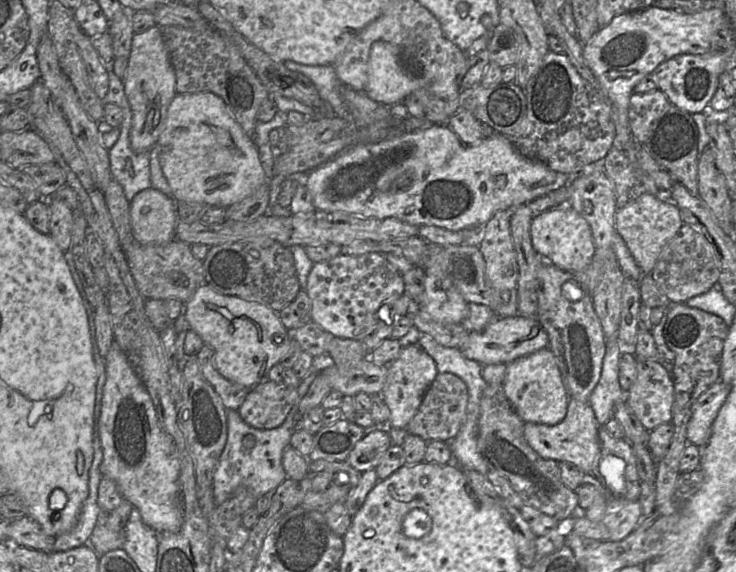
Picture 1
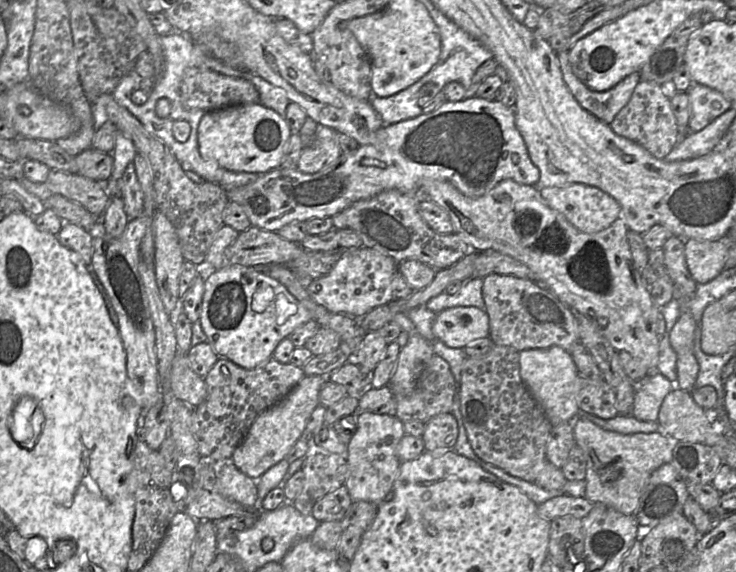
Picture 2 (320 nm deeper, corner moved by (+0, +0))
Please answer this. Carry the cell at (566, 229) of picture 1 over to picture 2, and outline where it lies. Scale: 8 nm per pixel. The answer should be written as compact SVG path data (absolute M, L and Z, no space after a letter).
M575 183L567 186L546 187L540 190L550 208L561 213L576 229L584 233L597 233L608 228L621 216L620 204L599 188Z

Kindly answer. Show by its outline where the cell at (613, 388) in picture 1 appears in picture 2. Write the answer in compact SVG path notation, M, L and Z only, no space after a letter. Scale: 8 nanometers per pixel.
M654 371L650 372L640 383L634 384L637 387L630 415L639 421L657 422L665 397L671 391L678 389L674 386L675 383Z

